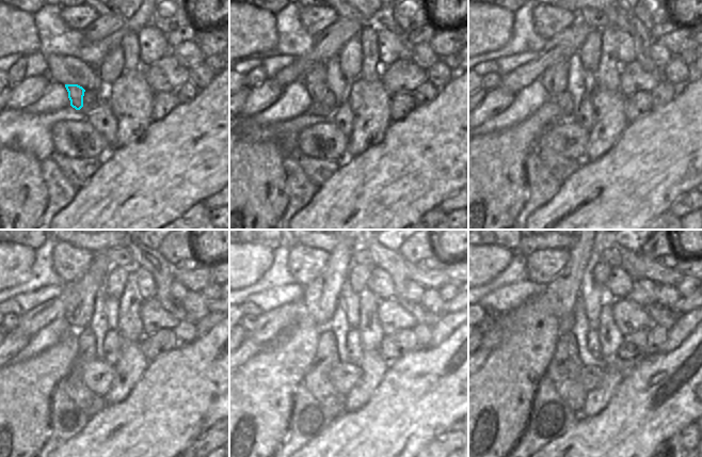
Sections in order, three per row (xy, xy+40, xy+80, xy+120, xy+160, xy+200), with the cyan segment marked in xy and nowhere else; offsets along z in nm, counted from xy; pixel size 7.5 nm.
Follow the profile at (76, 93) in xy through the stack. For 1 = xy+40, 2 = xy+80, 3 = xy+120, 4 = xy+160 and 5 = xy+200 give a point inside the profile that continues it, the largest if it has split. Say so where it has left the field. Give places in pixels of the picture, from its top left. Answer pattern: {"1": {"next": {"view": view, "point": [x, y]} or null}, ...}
{"1": {"next": {"view": "xy+40", "point": [317, 89]}}, "2": {"next": {"view": "xy+80", "point": [555, 79]}}, "3": {"next": {"view": "xy+120", "point": [80, 303]}}, "4": {"next": {"view": "xy+160", "point": [320, 297]}}, "5": {"next": {"view": "xy+200", "point": [562, 293]}}}

